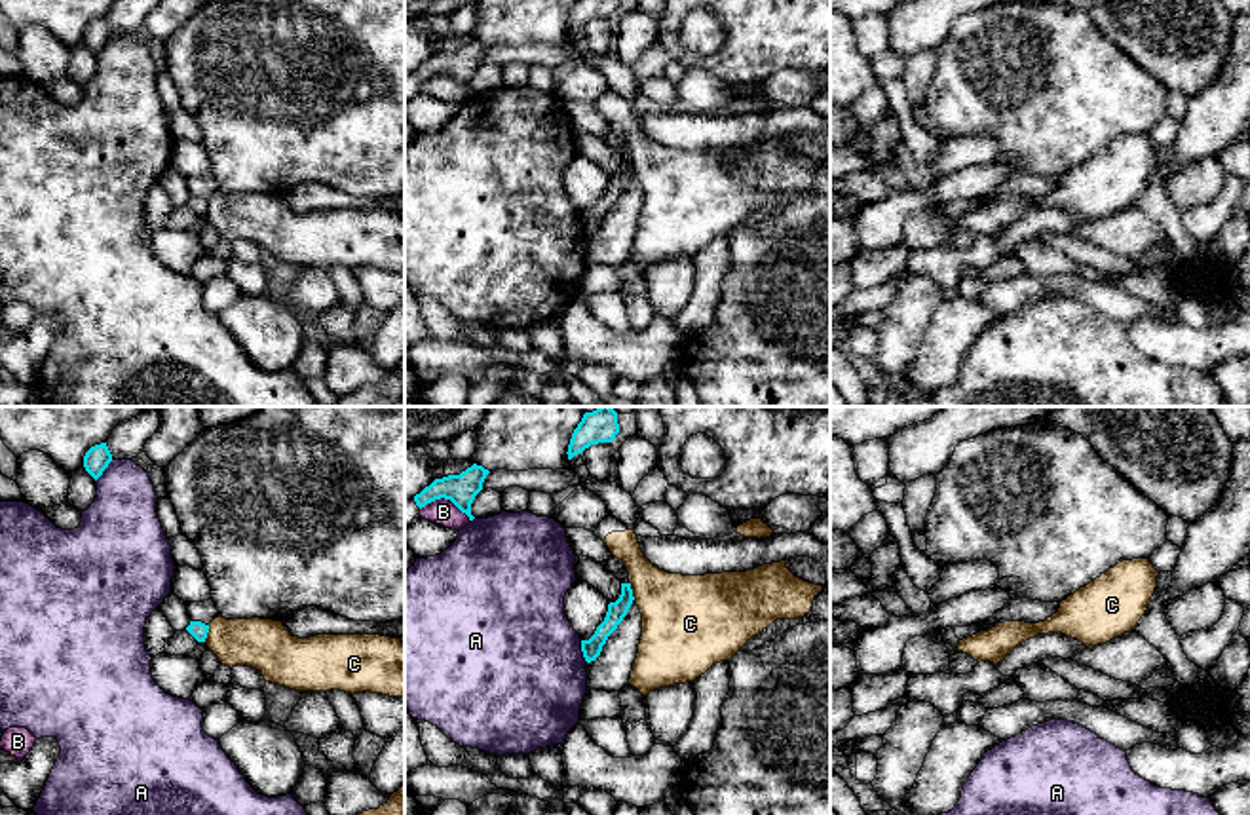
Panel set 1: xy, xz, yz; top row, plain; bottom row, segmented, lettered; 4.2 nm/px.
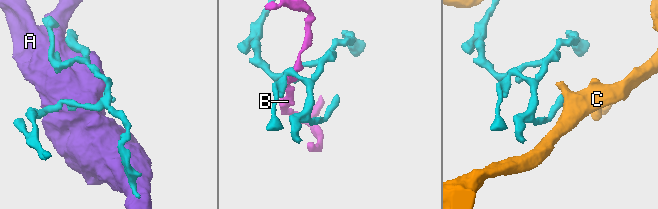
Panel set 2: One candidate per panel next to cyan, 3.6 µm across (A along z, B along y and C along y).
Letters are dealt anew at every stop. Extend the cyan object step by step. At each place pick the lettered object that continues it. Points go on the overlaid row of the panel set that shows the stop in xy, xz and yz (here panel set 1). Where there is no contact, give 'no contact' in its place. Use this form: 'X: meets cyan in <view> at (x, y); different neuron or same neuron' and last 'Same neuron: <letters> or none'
A: meets cyan in xz at (582, 650); different neuron
B: meets cyan in xz at (447, 498); different neuron
C: meets cyan in xz at (631, 591); different neuron
Same neuron: none

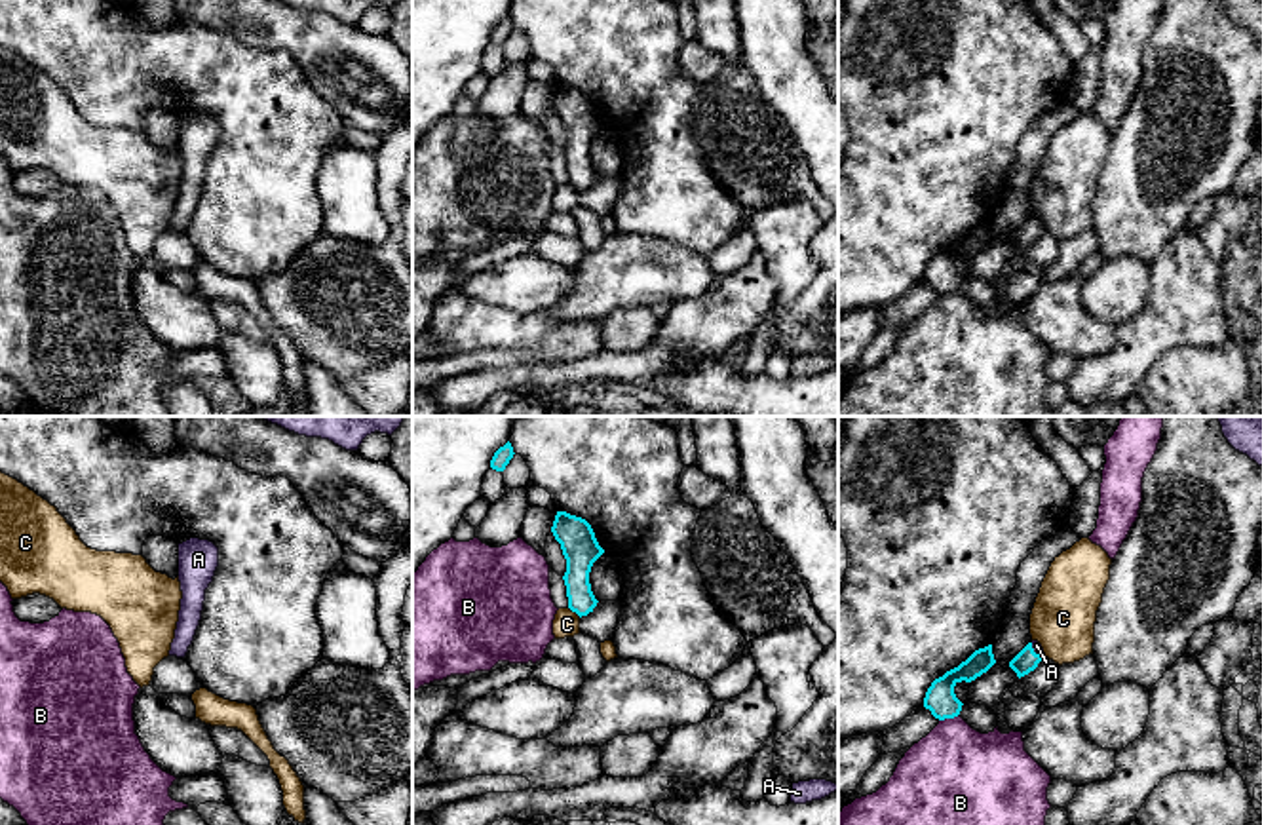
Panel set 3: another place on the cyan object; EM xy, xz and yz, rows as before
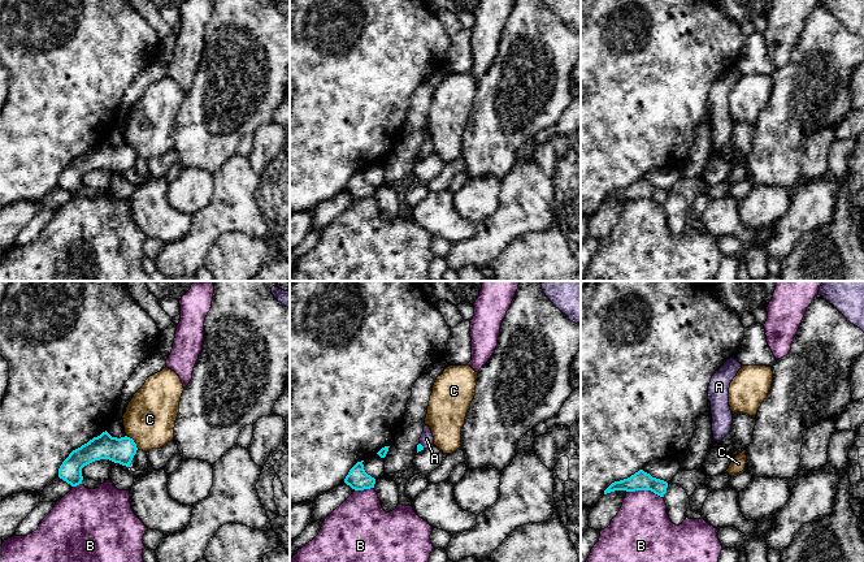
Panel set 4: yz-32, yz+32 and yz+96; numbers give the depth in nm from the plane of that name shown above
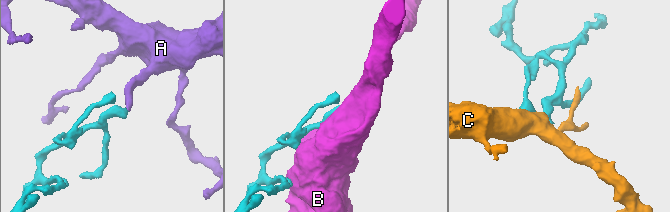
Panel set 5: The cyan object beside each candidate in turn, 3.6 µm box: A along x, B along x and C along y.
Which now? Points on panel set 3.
A: meets cyan in yz at (1032, 651); same neuron
B: meets cyan in yz at (949, 717); different neuron
C: meets cyan in xz at (574, 611); different neuron
Same neuron: A

